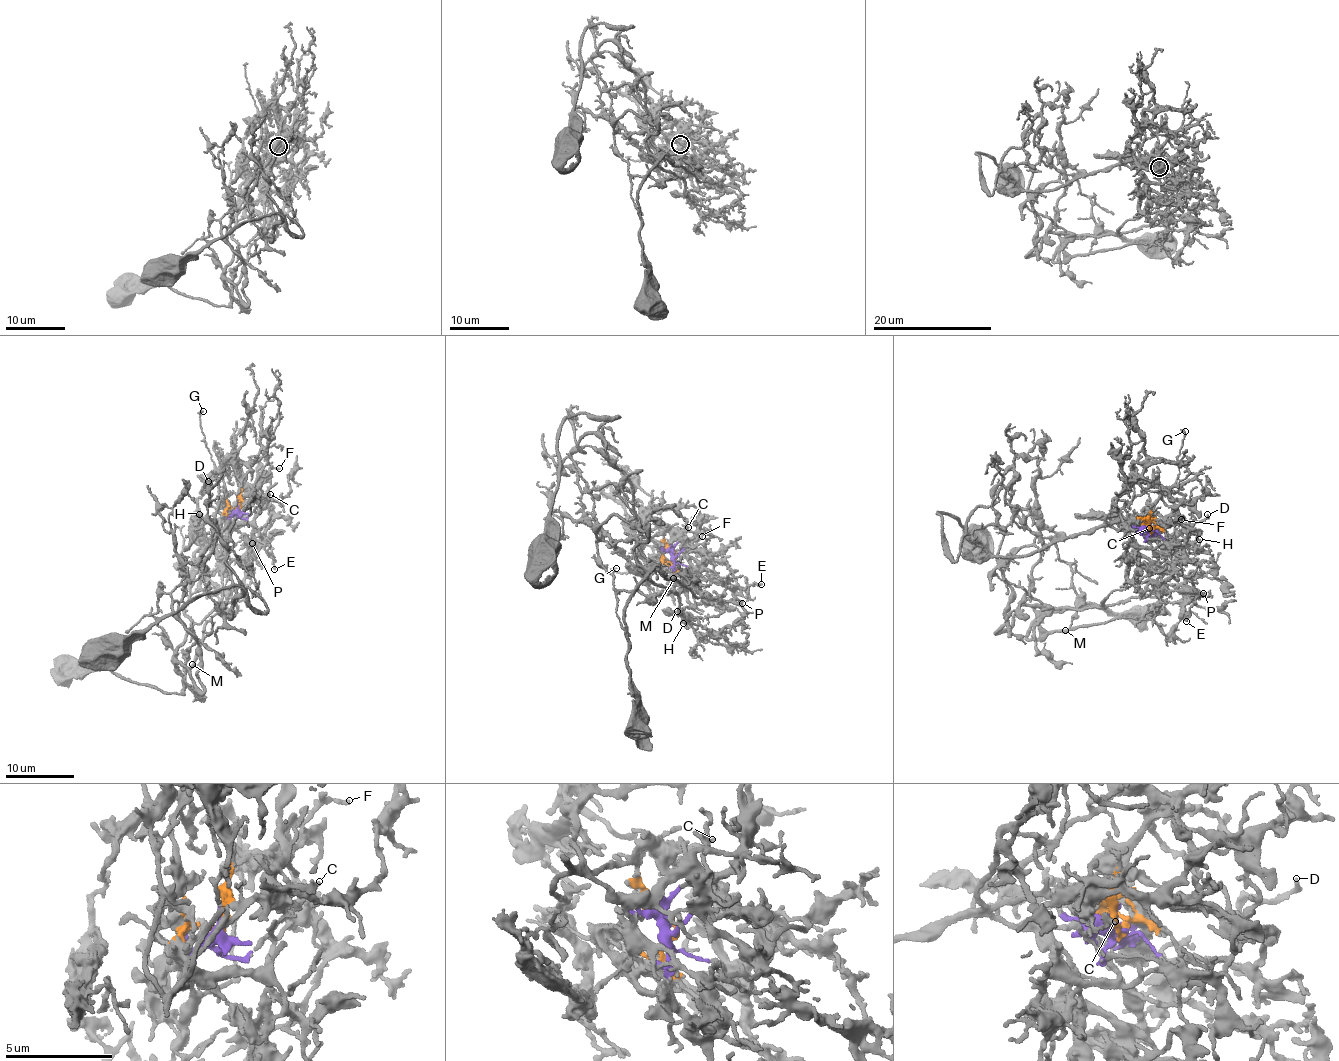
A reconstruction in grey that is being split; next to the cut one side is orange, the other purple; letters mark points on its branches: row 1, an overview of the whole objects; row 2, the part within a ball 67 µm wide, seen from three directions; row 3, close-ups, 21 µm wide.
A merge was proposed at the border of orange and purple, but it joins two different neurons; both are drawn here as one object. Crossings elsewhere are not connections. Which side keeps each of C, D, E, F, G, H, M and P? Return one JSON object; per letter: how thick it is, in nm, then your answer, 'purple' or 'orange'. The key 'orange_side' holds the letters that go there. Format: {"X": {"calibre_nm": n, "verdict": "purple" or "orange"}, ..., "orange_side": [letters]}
{"C": {"calibre_nm": 180, "verdict": "orange"}, "D": {"calibre_nm": 190, "verdict": "purple"}, "E": {"calibre_nm": 150, "verdict": "purple"}, "F": {"calibre_nm": 160, "verdict": "orange"}, "G": {"calibre_nm": 180, "verdict": "orange"}, "H": {"calibre_nm": 180, "verdict": "purple"}, "M": {"calibre_nm": 240, "verdict": "purple"}, "P": {"calibre_nm": 280, "verdict": "purple"}, "orange_side": ["C", "F", "G"]}

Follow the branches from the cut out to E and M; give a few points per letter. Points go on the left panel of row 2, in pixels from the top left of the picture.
E: (239, 507), (214, 536), (213, 552), (220, 552), (225, 568), (267, 543), (274, 570)
M: (239, 507), (211, 537), (194, 574), (185, 615), (192, 620), (175, 650), (174, 663), (184, 677), (193, 665)

